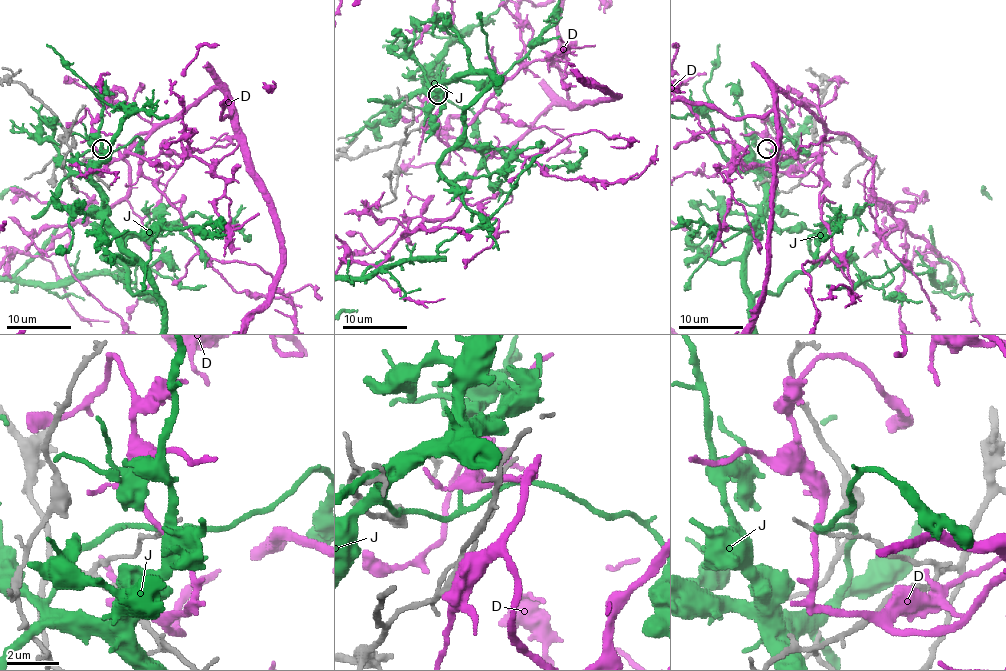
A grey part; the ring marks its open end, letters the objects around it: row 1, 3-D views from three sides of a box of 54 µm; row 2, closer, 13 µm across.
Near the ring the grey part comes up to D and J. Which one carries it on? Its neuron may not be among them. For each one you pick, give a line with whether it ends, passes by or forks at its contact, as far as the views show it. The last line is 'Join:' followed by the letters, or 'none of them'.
Join: none of them

